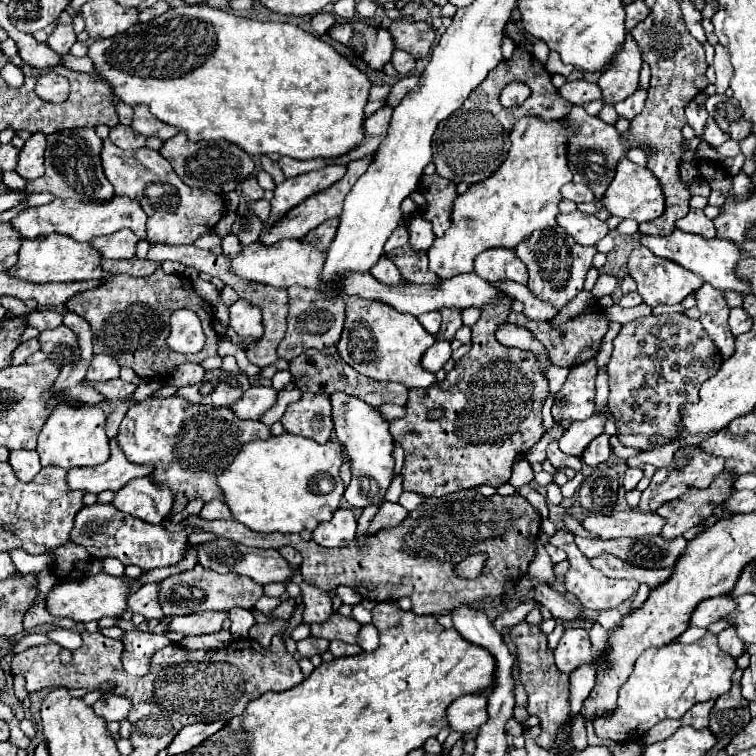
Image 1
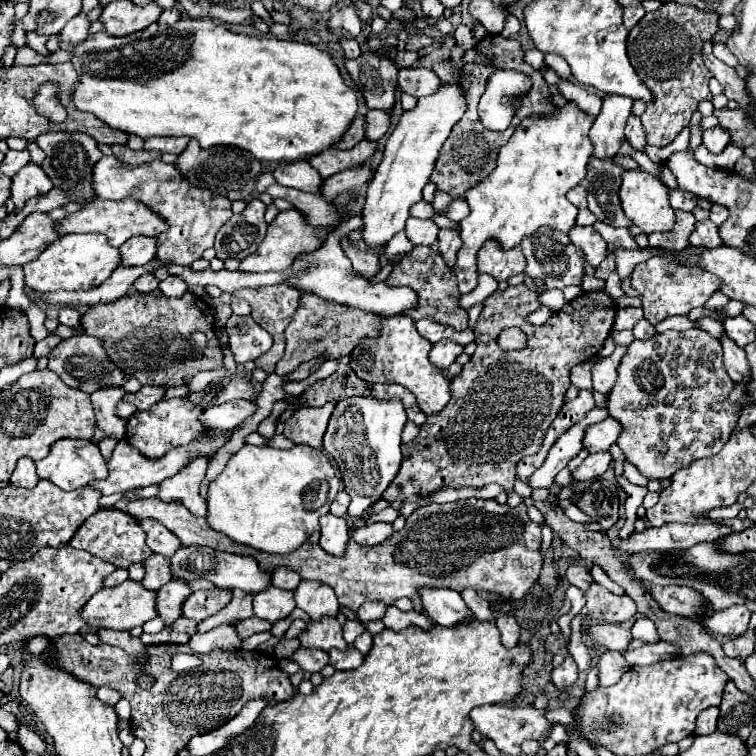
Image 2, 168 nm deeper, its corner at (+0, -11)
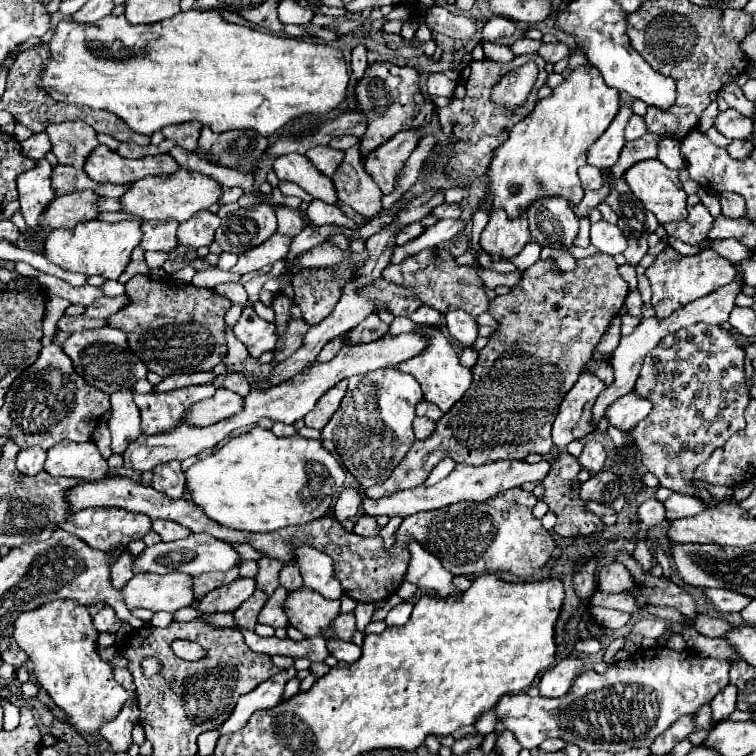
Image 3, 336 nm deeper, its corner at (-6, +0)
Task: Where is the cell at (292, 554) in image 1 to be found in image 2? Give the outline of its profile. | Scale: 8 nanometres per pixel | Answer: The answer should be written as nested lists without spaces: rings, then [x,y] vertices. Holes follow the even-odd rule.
[[[277,567],[273,571],[273,577],[271,577],[271,585],[279,587],[279,589],[285,589],[285,591],[295,591],[299,581],[301,581],[301,577],[287,567]]]

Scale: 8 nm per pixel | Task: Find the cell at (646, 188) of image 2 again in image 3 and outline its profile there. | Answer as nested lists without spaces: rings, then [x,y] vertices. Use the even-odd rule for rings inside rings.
[[[643,160],[633,164],[625,174],[631,192],[649,208],[661,224],[687,218],[687,194],[675,170],[669,170],[659,160]]]

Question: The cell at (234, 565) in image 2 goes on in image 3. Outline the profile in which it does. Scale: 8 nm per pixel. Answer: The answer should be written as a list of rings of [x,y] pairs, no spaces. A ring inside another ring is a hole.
[[[189,534],[183,540],[175,542],[159,542],[151,548],[145,548],[141,556],[135,558],[133,572],[153,572],[153,574],[169,574],[169,572],[183,572],[189,576],[199,576],[203,572],[217,572],[217,570],[231,570],[241,562],[239,552],[223,542],[213,538],[211,534]]]

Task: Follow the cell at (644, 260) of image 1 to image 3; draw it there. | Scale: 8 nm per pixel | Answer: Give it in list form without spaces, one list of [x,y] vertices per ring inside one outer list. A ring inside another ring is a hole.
[[[669,246],[657,254],[655,262],[645,270],[645,276],[651,282],[651,290],[653,290],[651,304],[653,304],[655,316],[667,318],[671,316],[671,312],[683,308],[691,300],[703,298],[715,288],[721,288],[723,284],[731,284],[737,276],[737,270],[729,260],[721,258],[713,250],[701,250],[699,254],[693,254],[693,256],[681,256],[677,250]]]

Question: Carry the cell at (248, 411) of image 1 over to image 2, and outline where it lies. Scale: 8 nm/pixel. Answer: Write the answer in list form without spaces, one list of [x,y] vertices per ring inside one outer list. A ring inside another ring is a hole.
[[[233,401],[217,407],[209,407],[201,413],[201,423],[209,429],[235,429],[239,427],[249,415],[255,413],[253,401]]]

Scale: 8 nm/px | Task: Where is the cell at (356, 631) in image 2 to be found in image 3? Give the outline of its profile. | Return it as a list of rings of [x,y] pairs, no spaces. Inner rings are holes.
[[[341,614],[339,620],[335,620],[335,628],[331,632],[327,632],[325,638],[339,638],[339,640],[351,640],[355,632],[355,614]]]

